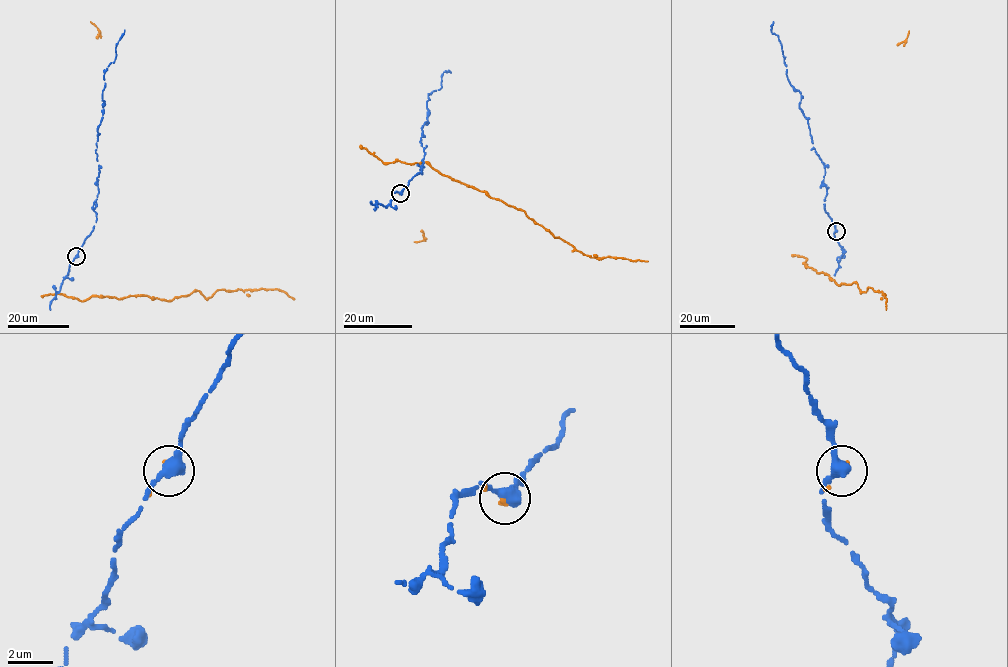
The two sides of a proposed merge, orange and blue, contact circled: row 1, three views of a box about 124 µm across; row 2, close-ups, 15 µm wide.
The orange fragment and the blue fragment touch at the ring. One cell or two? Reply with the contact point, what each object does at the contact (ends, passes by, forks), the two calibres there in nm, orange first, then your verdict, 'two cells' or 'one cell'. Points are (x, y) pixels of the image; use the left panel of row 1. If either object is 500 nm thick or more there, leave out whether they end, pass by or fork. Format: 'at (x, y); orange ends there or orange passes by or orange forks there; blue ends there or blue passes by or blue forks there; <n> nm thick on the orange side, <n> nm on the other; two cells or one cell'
at (76, 256); orange ends there; blue passes by; 180 nm thick on the orange side, 400 nm on the other; one cell

